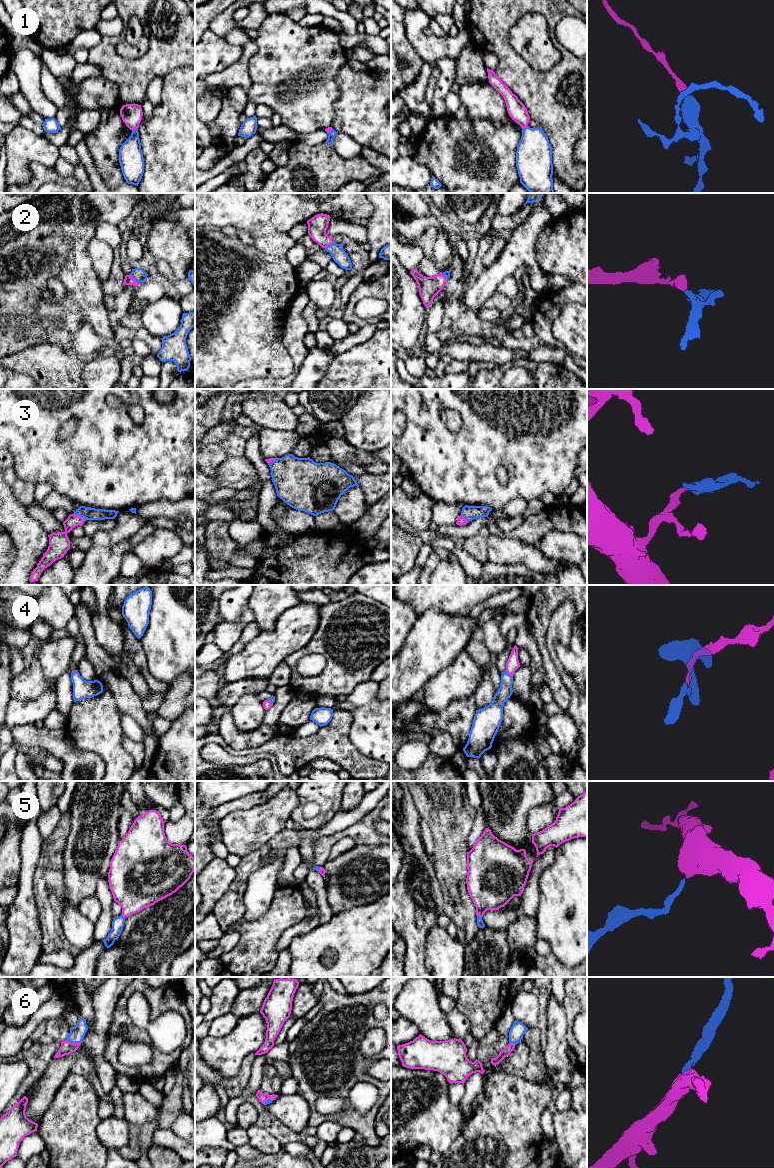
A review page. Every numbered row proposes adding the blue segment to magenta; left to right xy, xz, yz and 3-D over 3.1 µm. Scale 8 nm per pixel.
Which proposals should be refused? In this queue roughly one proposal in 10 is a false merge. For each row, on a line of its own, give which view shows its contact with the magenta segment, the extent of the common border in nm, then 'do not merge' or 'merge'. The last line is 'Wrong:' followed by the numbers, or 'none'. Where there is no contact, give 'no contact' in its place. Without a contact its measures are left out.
1: meets magenta in xy; contact 50 nm long; merge
2: meets magenta in xy; contact 120 nm long; merge
3: meets magenta in xy; contact 110 nm long; merge
4: meets magenta in yz; contact 90 nm long; merge
5: meets magenta in yz; contact 40 nm long; merge
6: meets magenta in xy; contact 120 nm long; merge
Wrong: none

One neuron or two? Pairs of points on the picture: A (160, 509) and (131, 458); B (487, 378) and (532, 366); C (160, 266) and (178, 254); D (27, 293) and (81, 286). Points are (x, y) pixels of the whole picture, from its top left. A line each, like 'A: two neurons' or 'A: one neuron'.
A: two neurons
B: one neuron
C: two neurons
D: two neurons

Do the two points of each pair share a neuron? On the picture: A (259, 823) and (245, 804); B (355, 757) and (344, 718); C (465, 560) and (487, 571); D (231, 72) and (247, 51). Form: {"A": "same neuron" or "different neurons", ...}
{"A": "different neurons", "B": "same neuron", "C": "different neurons", "D": "same neuron"}

